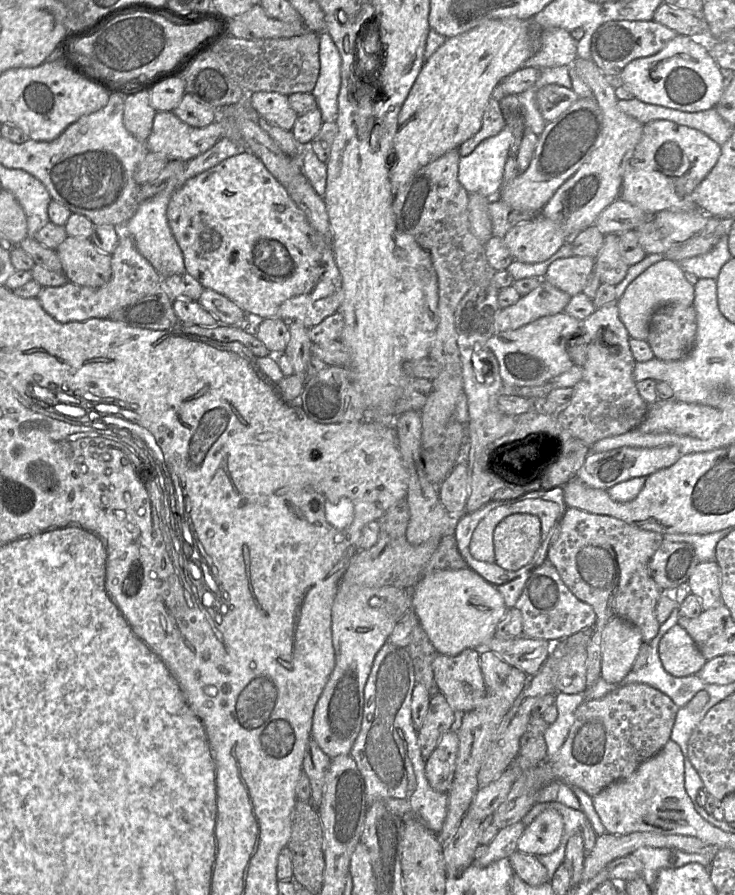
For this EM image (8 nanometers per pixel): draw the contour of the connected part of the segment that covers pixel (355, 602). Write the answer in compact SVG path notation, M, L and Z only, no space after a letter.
M340 581L331 617L335 666L314 708L311 727L311 737L331 759L349 755L361 729L364 687L373 660L395 624L411 609L410 589L368 588Z

